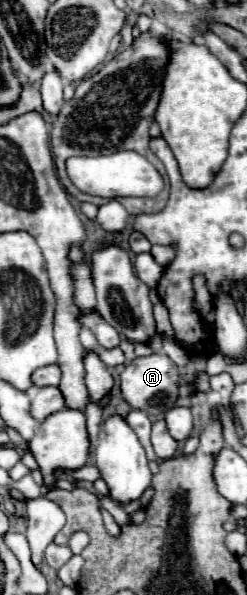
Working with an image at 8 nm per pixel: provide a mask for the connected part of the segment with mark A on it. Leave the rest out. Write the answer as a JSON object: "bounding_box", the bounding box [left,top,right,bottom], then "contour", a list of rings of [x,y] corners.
{"bounding_box":[120,353,182,415],"contour":[[[154,353],[148,357],[136,357],[132,363],[128,363],[120,375],[120,387],[126,403],[132,409],[146,411],[148,415],[164,415],[176,405],[180,393],[180,379],[182,375],[178,365],[168,355]]]}

